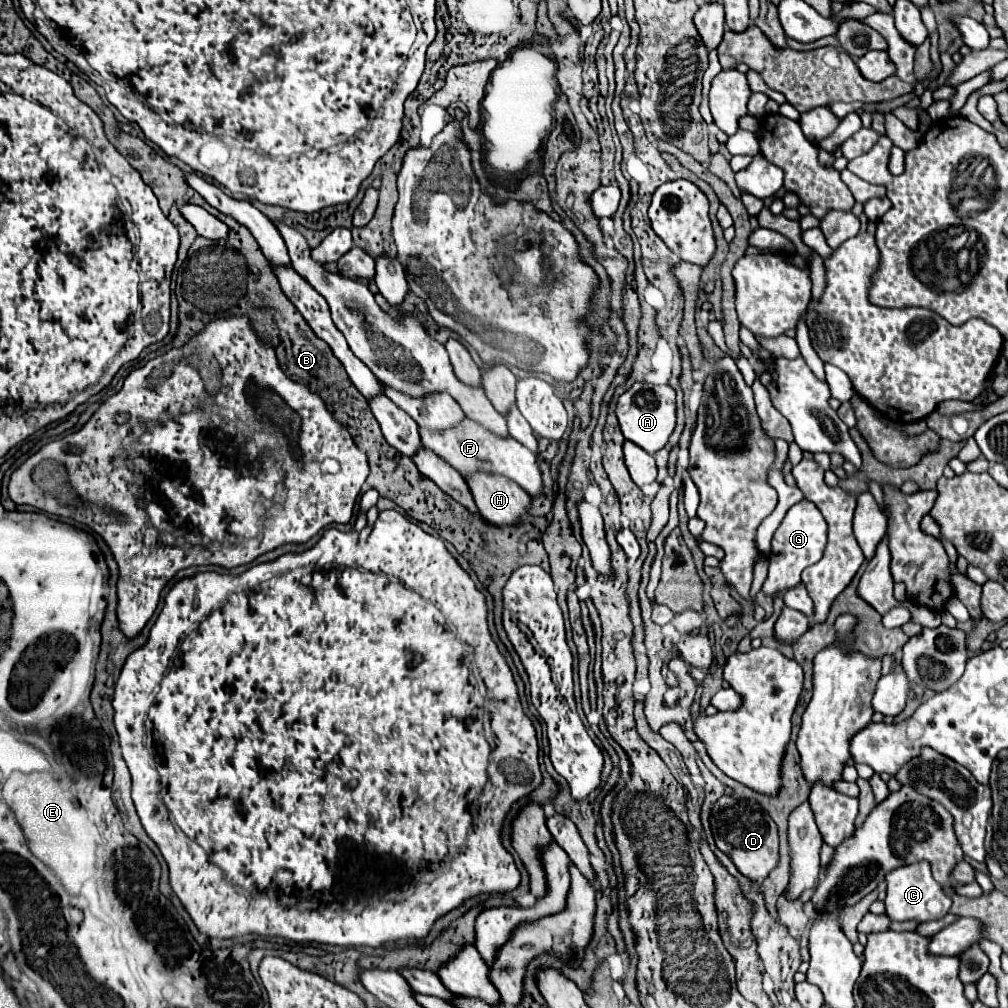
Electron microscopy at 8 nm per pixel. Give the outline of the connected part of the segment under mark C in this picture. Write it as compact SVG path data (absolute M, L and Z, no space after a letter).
M915 863L905 865L895 871L891 871L887 877L887 897L885 897L885 913L893 921L931 921L931 919L943 919L949 913L951 897L947 891L935 883L931 877L931 867L927 863Z

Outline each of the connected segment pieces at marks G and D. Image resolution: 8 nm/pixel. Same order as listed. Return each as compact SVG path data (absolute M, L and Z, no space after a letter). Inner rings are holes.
M807 499L793 505L787 511L785 519L781 521L781 525L777 527L777 531L771 539L771 553L767 557L769 559L769 573L767 573L767 579L765 579L761 591L767 597L775 599L777 593L799 585L801 571L821 559L825 543L827 543L827 525L823 521L823 515L819 513L819 509L815 509L815 505L811 505L811 501L807 501Z
M723 795L711 809L711 831L715 845L735 863L735 867L751 881L763 881L779 861L779 833L771 815L755 801L737 801L731 795Z

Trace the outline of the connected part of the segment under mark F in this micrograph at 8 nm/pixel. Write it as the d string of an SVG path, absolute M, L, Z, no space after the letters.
M465 417L457 427L445 429L445 431L429 431L425 427L419 427L421 443L423 447L439 453L449 465L453 465L459 473L469 473L475 469L487 469L491 473L503 473L505 477L511 477L517 481L531 497L539 495L543 485L541 485L541 473L537 467L537 457L533 451L523 447L519 441L513 437L499 437L485 427L481 427L477 421Z

